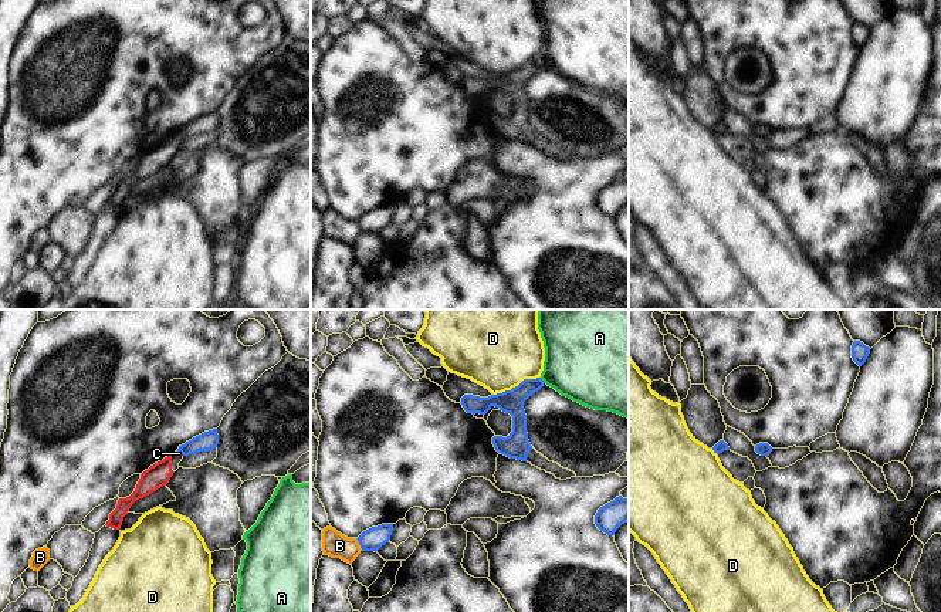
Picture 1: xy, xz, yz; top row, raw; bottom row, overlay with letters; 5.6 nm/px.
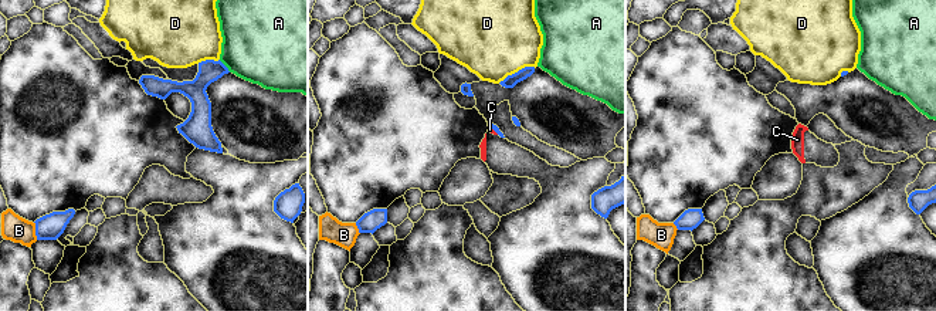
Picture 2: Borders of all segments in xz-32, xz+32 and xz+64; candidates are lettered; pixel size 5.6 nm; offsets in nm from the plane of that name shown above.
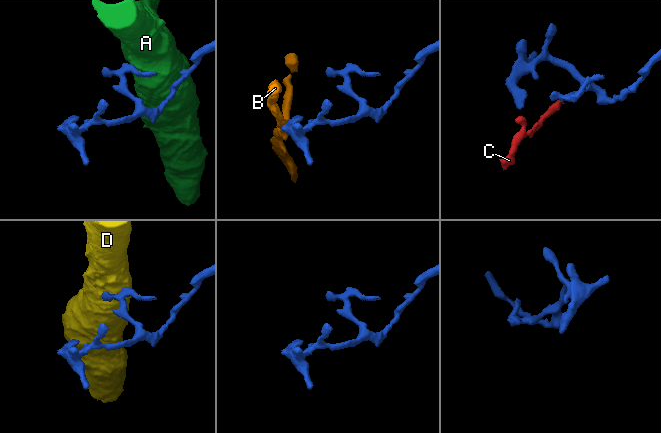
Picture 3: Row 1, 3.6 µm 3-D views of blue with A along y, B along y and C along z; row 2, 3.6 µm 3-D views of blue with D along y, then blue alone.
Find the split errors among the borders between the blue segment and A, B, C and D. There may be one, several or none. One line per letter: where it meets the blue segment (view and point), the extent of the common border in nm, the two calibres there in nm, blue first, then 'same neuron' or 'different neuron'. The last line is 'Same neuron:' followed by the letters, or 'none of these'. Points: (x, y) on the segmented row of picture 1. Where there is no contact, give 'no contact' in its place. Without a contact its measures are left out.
A: xz (541, 379) | 50 nm | 130/420 nm | different neuron
B: xz (359, 544) | 80 nm | 130/140 nm | different neuron
C: xy (180, 452) | 50 nm | 110/20 nm | different neuron
D: xz (515, 386) | 300 nm | 130/480 nm | different neuron
Same neuron: none of these

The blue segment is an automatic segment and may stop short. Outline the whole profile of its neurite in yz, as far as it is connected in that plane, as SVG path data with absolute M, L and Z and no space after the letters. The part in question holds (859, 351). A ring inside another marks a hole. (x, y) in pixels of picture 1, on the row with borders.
M860 341L853 342L852 358L859 366L862 366L866 362L869 354L870 354L870 348L866 346L863 342Z

